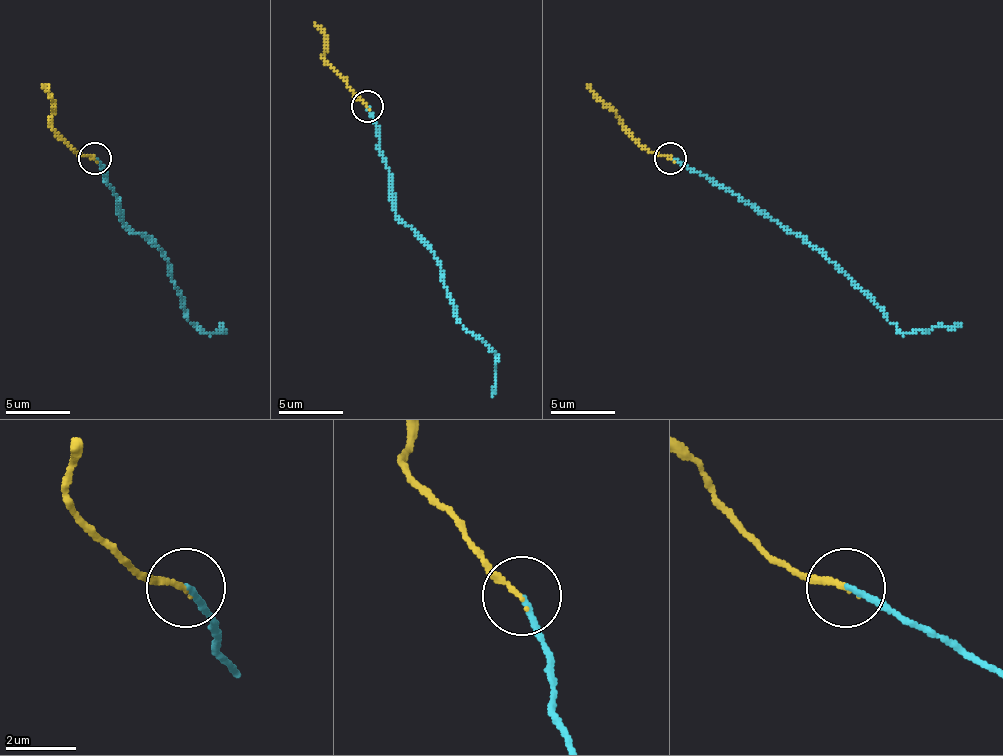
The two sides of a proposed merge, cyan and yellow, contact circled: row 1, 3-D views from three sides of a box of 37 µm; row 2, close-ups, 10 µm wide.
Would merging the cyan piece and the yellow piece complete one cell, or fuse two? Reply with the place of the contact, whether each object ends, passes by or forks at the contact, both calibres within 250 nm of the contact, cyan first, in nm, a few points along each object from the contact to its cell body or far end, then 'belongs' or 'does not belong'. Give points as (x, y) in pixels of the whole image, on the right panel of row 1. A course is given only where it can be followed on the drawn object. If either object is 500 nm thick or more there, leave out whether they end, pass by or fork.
(670, 158) | cyan ends | yellow ends | 160/140 nm | cyan via (671, 159), (764, 210), (826, 255), (903, 333), (961, 323) | yellow via (671, 159), (655, 156), (623, 127), (587, 85) | belongs

